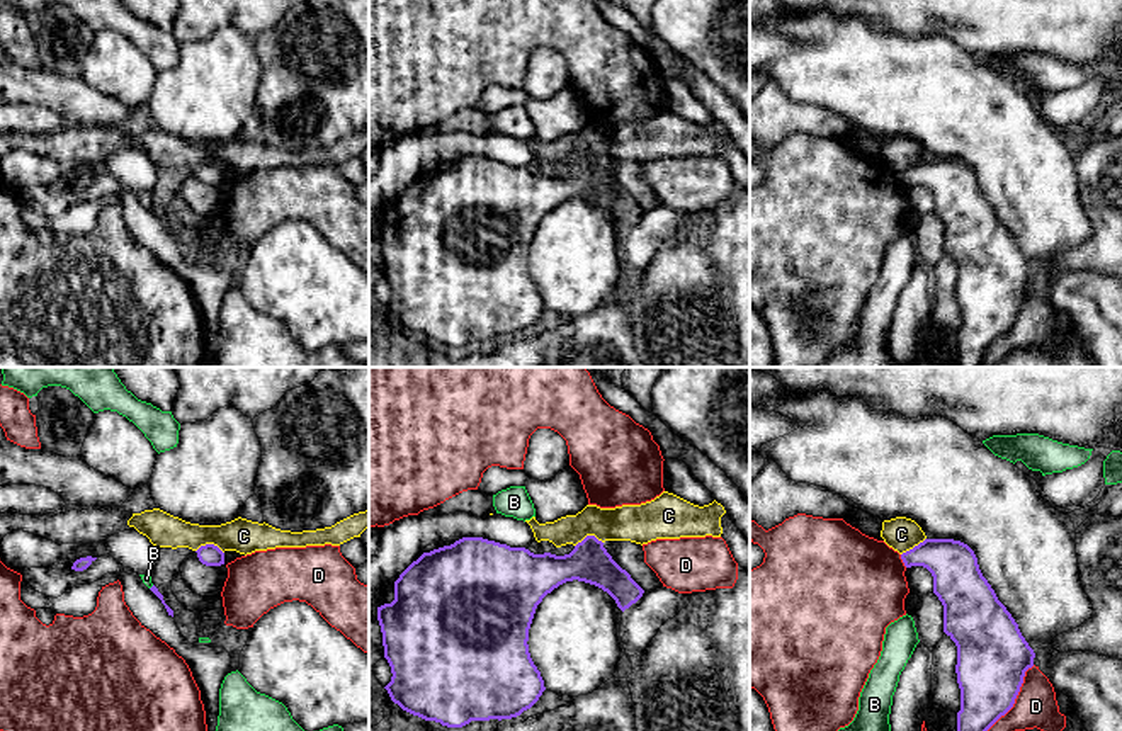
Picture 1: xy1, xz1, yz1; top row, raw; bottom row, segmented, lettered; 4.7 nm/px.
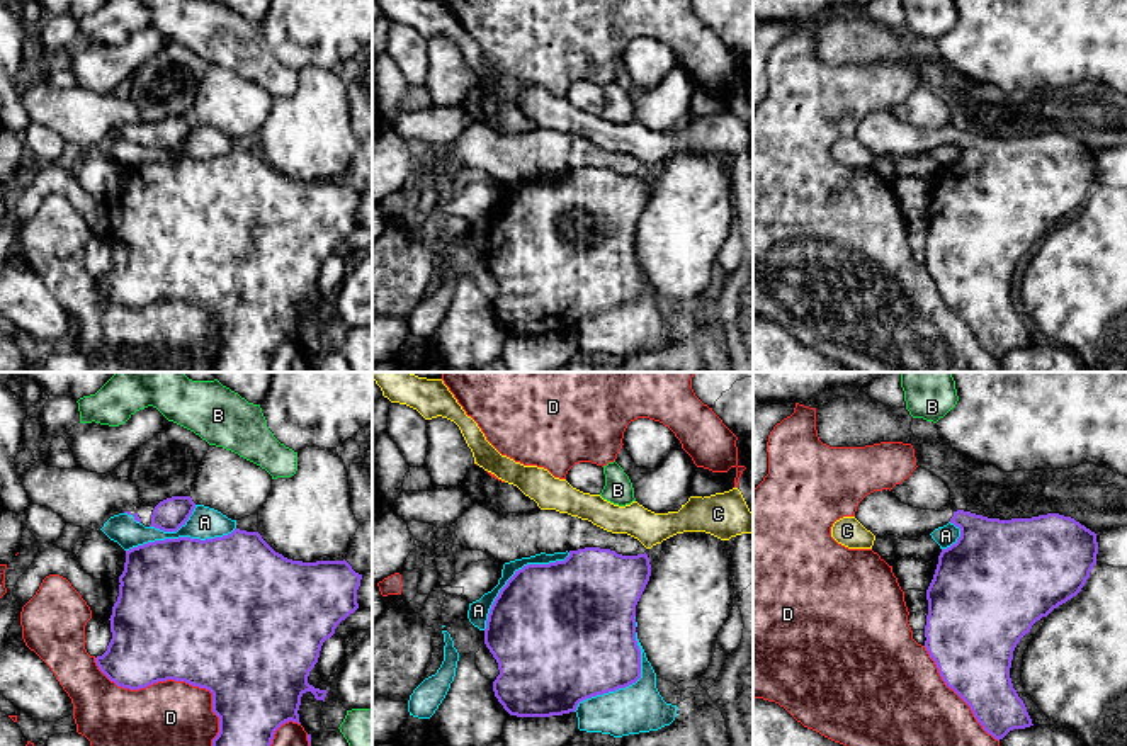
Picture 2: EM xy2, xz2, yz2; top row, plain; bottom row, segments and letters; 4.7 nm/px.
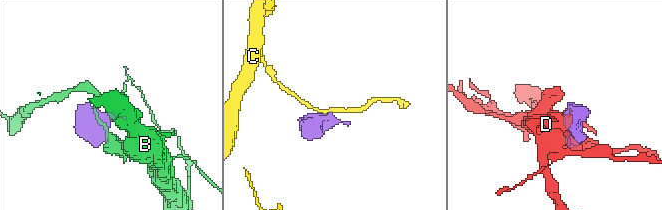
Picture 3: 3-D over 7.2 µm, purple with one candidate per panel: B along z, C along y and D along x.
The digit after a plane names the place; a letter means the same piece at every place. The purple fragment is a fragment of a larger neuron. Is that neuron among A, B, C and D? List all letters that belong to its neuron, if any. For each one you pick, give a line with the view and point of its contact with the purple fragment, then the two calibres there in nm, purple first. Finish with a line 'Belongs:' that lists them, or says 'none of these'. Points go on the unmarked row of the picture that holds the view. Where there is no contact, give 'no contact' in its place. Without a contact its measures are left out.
Belongs: none of these

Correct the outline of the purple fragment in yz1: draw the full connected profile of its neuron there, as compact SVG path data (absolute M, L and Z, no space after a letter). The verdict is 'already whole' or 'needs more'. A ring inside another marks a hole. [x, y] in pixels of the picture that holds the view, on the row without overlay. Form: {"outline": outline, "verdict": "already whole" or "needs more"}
{"outline": "M925 158L901 173L906 187L923 185L933 196L933 212L944 224L944 252L957 265L957 367L981 367L986 350L1015 323L1025 291L1034 286L1035 272L1022 255L1018 243L998 219L983 196L974 170L954 158Z", "verdict": "already whole"}

